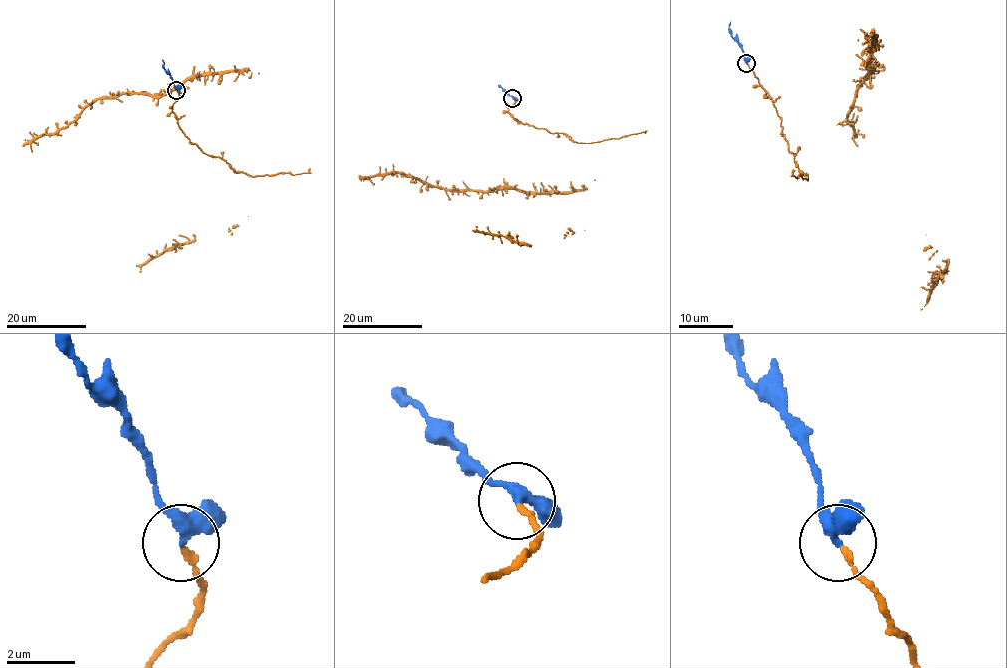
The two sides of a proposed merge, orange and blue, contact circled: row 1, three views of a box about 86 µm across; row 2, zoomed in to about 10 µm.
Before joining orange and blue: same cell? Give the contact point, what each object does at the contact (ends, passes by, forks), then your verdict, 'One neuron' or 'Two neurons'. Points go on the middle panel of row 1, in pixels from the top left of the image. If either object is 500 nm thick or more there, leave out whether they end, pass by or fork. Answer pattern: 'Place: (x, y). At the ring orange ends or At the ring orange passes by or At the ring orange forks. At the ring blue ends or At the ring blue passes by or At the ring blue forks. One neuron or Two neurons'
Place: (512, 98). At the ring orange ends. At the ring blue passes by. One neuron

